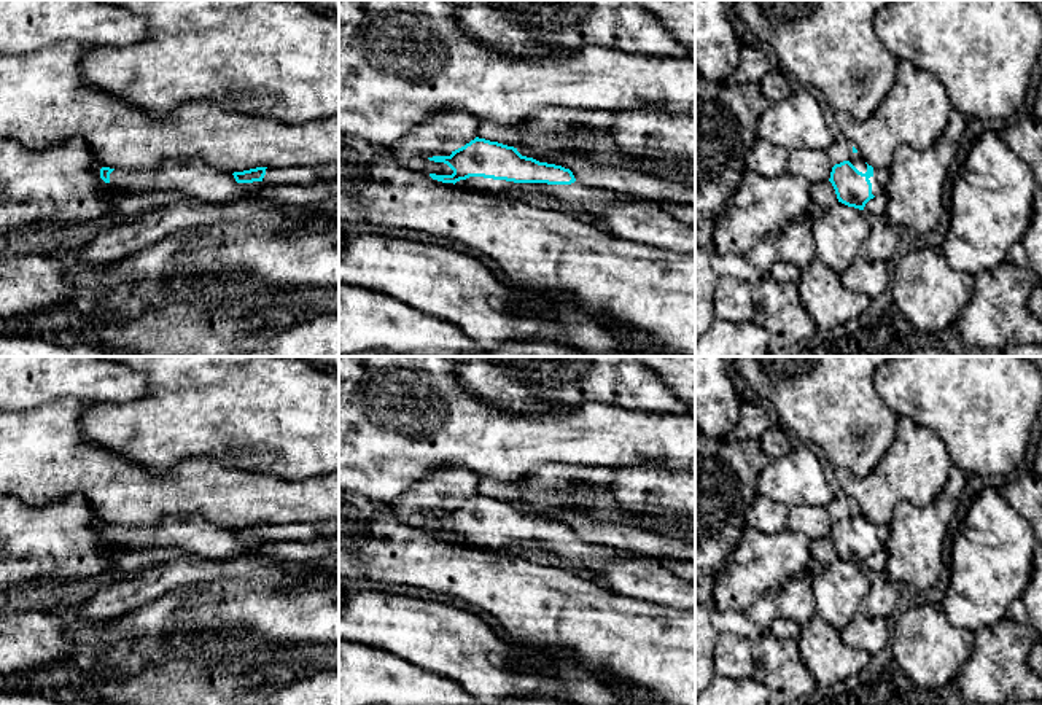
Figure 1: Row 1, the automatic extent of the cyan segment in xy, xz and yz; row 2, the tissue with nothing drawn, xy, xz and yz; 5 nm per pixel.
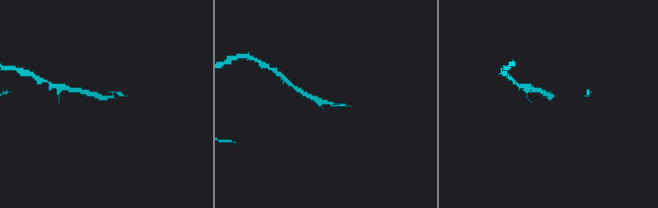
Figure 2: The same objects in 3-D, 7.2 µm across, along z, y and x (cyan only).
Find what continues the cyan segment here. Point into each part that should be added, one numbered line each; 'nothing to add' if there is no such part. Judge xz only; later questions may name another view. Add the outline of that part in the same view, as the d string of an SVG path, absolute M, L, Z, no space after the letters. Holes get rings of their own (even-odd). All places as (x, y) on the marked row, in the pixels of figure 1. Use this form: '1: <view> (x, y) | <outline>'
1: xz (643, 222) | M469 177L466 181L479 193L500 193L509 188L539 191L557 202L601 218L608 232L622 240L695 256L695 226L668 215L654 201L638 197L620 201L616 191L585 186L579 181L571 185L514 183L484 177Z

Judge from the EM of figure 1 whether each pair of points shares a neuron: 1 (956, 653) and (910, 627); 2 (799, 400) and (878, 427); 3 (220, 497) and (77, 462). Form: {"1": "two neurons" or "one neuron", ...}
{"1": "one neuron", "2": "one neuron", "3": "one neuron"}

